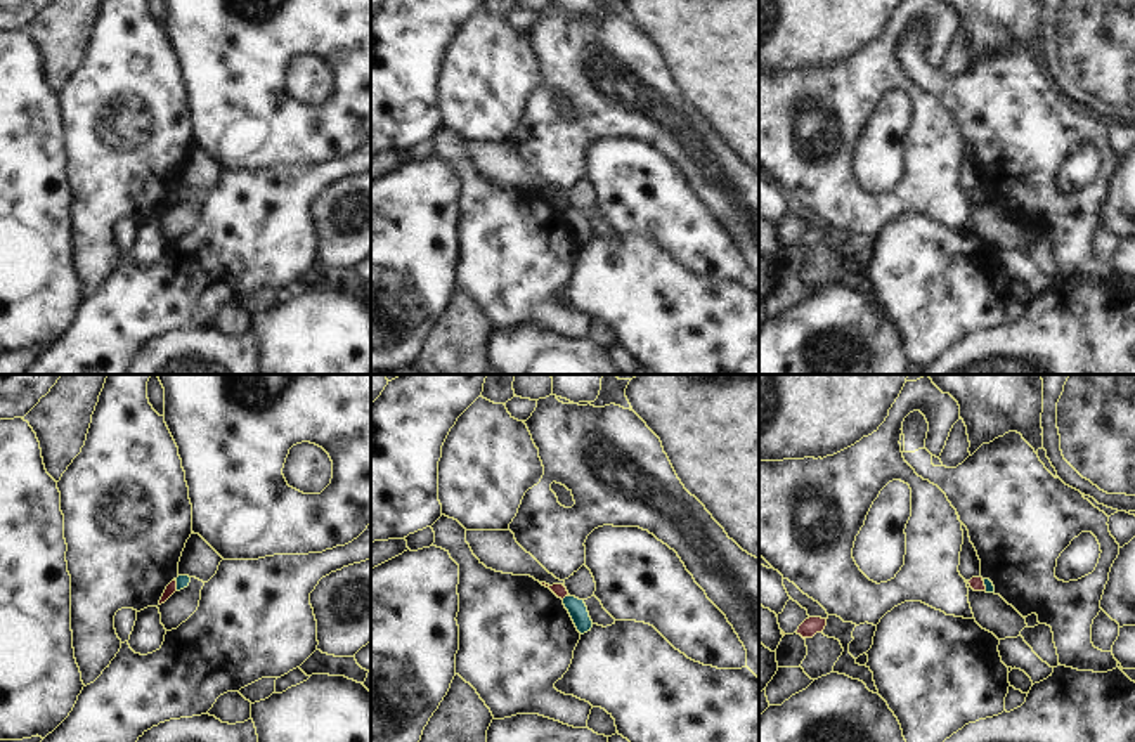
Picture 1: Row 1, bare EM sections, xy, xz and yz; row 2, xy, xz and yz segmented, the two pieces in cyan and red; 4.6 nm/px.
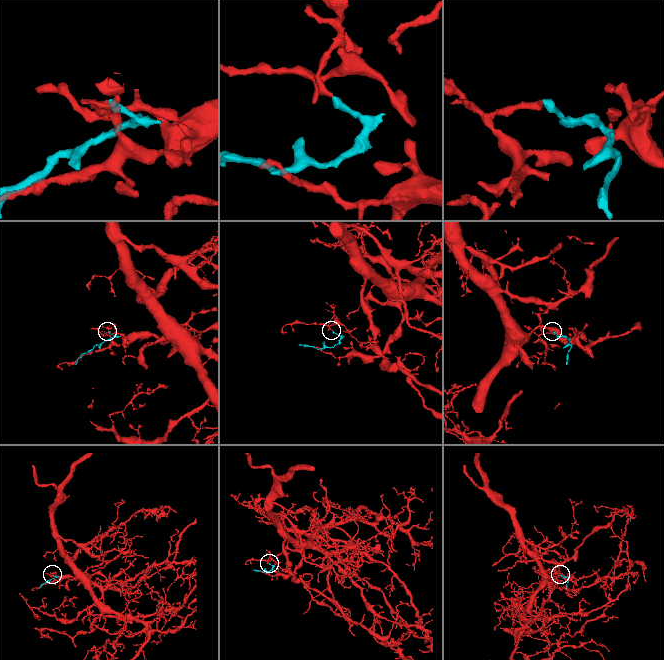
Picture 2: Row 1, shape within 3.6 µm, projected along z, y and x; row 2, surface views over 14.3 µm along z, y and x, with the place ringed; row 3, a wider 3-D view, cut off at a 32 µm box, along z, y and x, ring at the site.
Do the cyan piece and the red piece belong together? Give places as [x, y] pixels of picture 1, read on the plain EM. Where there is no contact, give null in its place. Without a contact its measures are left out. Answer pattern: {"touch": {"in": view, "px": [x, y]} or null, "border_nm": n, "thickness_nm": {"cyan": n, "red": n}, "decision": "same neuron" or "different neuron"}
{"touch": {"in": "xz", "px": [565, 208]}, "border_nm": 40, "thickness_nm": {"cyan": 90, "red": 60}, "decision": "different neuron"}

